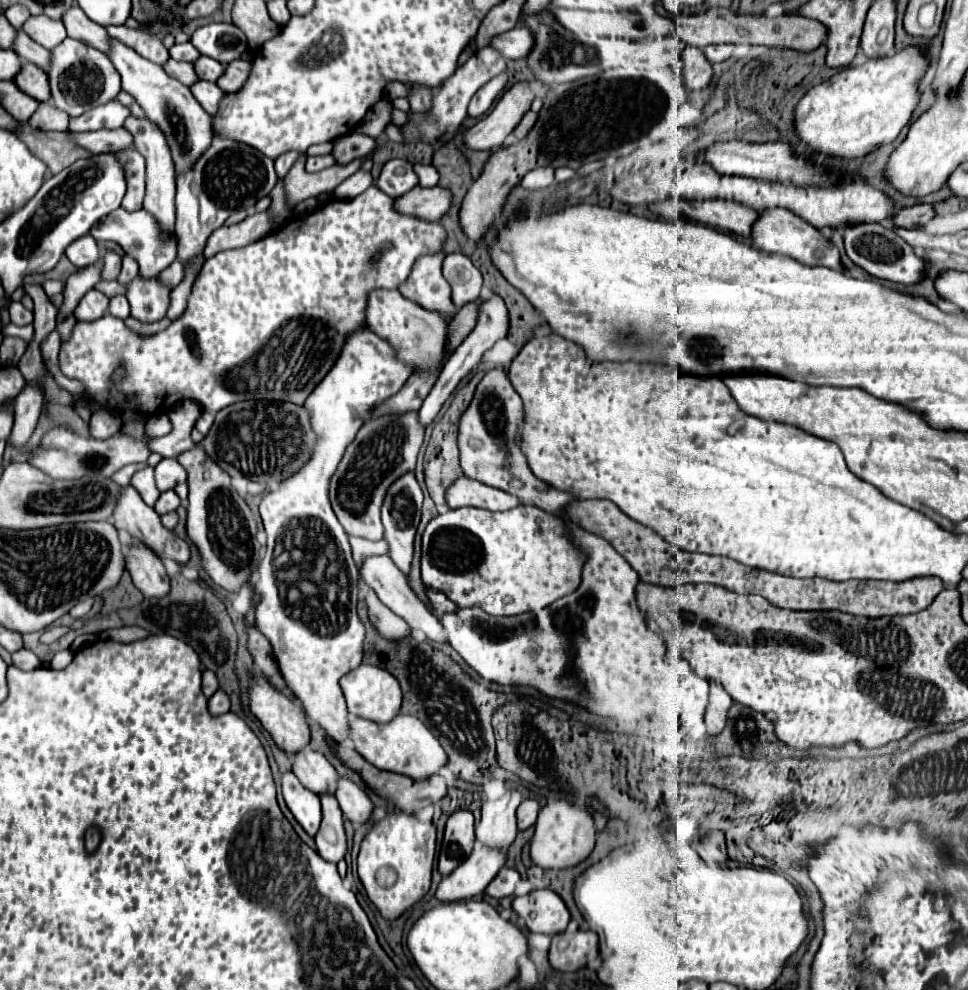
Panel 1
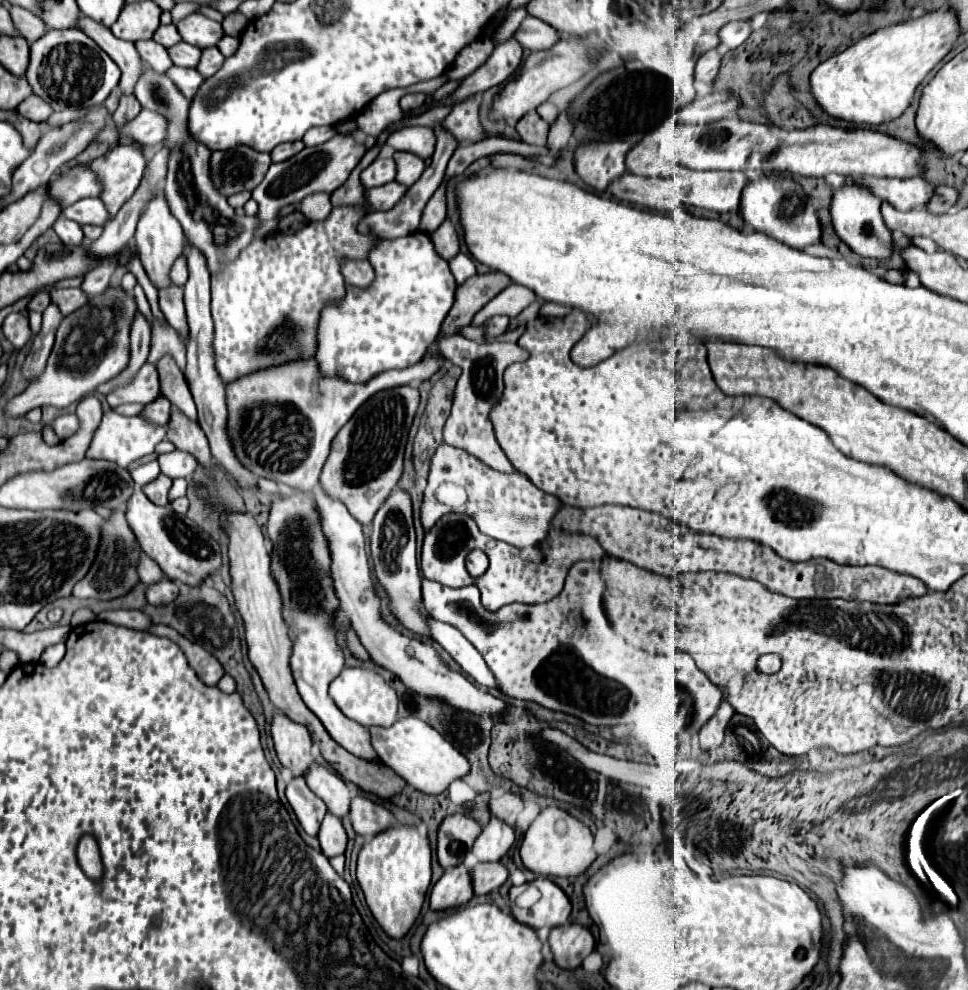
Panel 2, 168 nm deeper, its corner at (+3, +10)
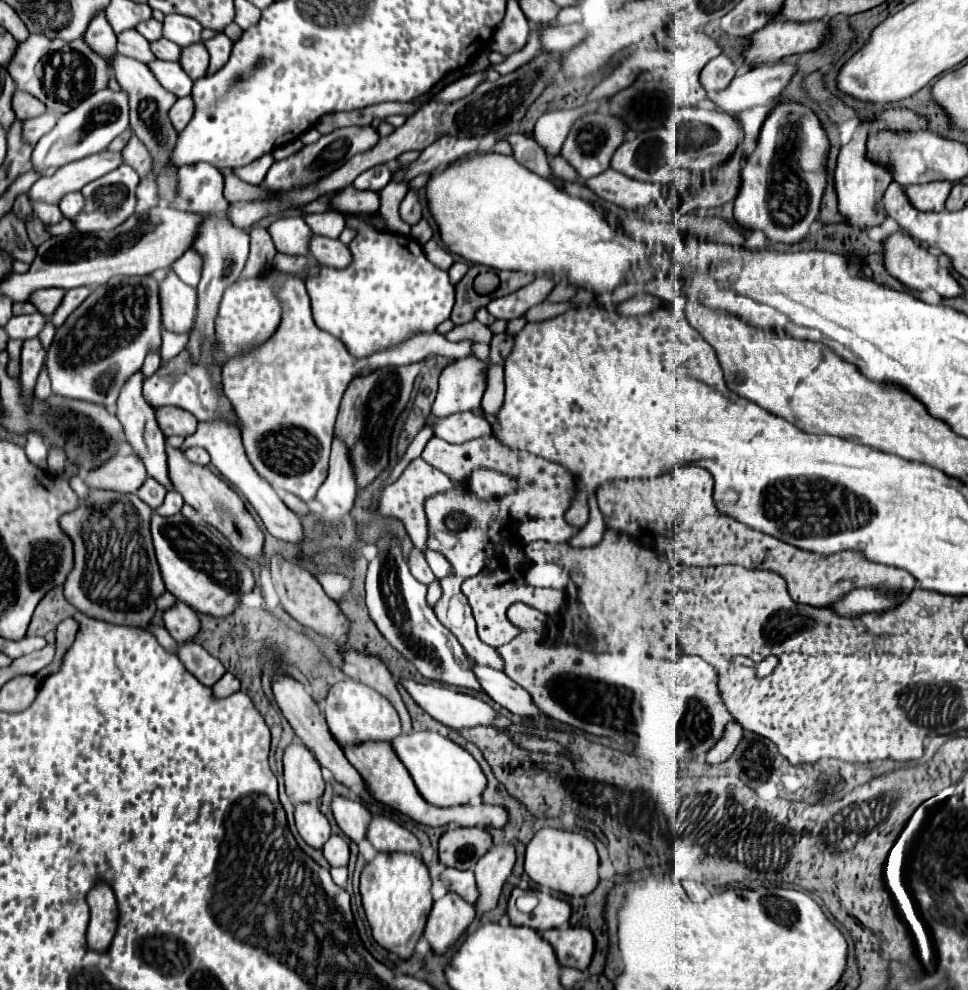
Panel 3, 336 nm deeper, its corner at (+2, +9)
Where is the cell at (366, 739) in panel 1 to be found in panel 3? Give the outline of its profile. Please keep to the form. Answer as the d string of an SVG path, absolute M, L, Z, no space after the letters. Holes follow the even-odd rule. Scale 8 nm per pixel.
M413 731L409 735L399 735L393 741L393 747L399 759L409 769L421 797L435 807L453 807L465 805L469 799L479 799L487 787L487 779L479 763L457 743L447 737L441 737L433 731Z

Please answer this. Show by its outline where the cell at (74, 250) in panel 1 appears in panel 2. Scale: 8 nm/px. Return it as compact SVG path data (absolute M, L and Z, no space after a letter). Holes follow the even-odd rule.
M60 216L60 218L54 222L52 228L56 230L58 238L60 238L66 246L82 246L82 244L84 244L84 232L82 232L80 224L76 224L76 222Z

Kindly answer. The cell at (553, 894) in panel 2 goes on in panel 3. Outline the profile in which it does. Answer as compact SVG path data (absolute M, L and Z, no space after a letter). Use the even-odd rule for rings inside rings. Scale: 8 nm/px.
M515 889L511 893L509 905L507 905L507 915L509 915L511 923L517 927L529 927L535 931L545 931L545 929L555 929L555 927L565 925L571 917L571 907L565 901L553 897L549 891L541 891L539 893L539 905L529 915L523 915L515 907L515 899L519 897L517 893L519 893L519 889Z

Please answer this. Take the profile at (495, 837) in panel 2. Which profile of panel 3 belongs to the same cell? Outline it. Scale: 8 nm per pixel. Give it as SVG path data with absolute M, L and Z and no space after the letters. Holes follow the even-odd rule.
M503 843L501 847L493 845L489 849L489 853L485 857L481 857L481 861L477 861L475 865L475 881L477 881L477 903L475 903L475 911L477 915L483 915L491 909L497 907L499 897L501 897L501 889L507 881L507 877L511 875L515 863L515 849L509 843Z

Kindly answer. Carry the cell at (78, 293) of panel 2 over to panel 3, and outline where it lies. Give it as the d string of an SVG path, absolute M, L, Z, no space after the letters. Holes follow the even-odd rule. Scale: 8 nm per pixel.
M37 289L29 297L29 303L33 303L37 307L37 311L43 313L45 317L51 317L55 313L57 305L61 303L63 295L65 295L63 289Z

